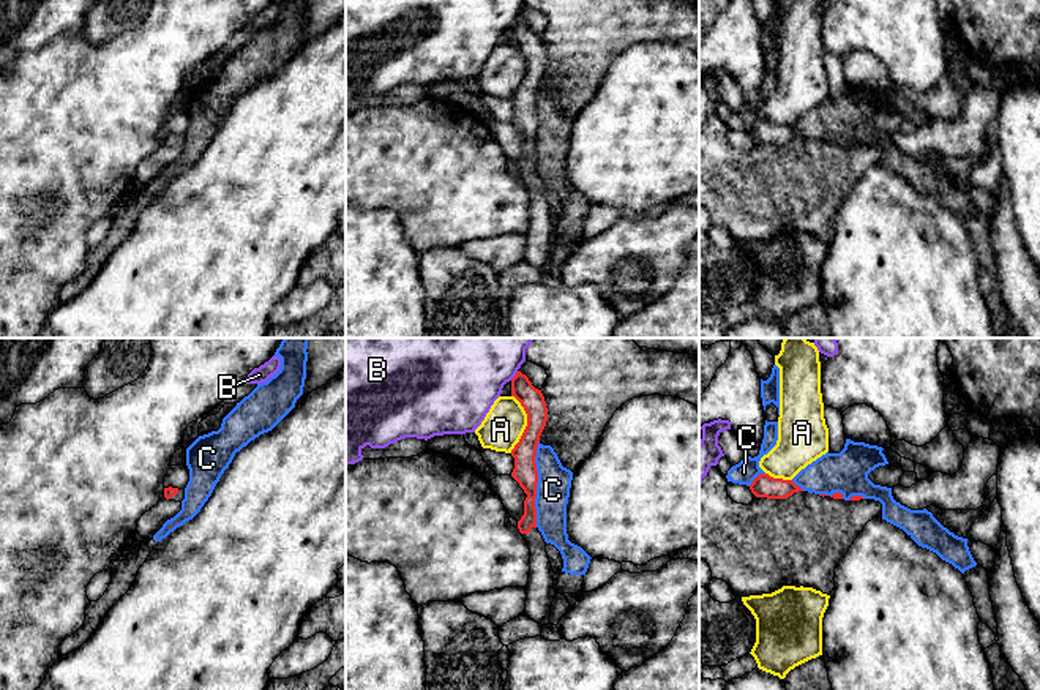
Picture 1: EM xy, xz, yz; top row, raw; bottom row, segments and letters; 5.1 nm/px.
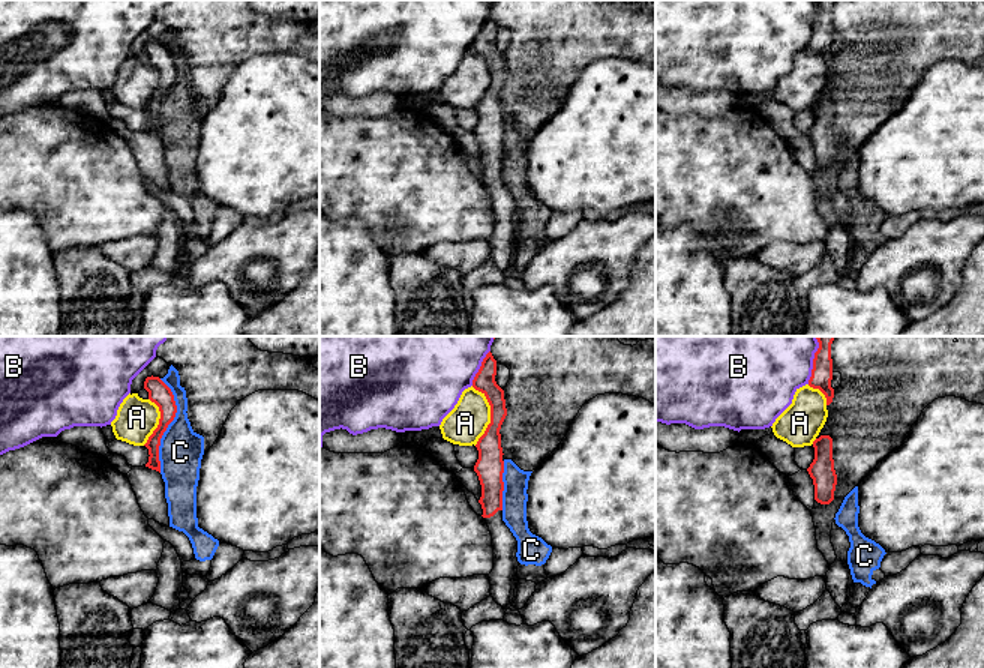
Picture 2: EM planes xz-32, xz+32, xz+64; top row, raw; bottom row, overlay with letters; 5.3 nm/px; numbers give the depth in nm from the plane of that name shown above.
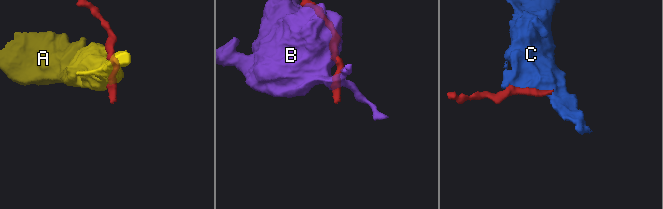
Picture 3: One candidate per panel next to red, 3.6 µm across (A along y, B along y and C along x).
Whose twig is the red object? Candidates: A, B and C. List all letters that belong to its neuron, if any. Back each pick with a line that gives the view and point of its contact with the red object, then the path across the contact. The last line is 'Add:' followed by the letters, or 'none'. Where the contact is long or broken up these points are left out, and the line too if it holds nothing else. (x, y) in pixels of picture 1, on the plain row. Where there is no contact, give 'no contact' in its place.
Add: none

